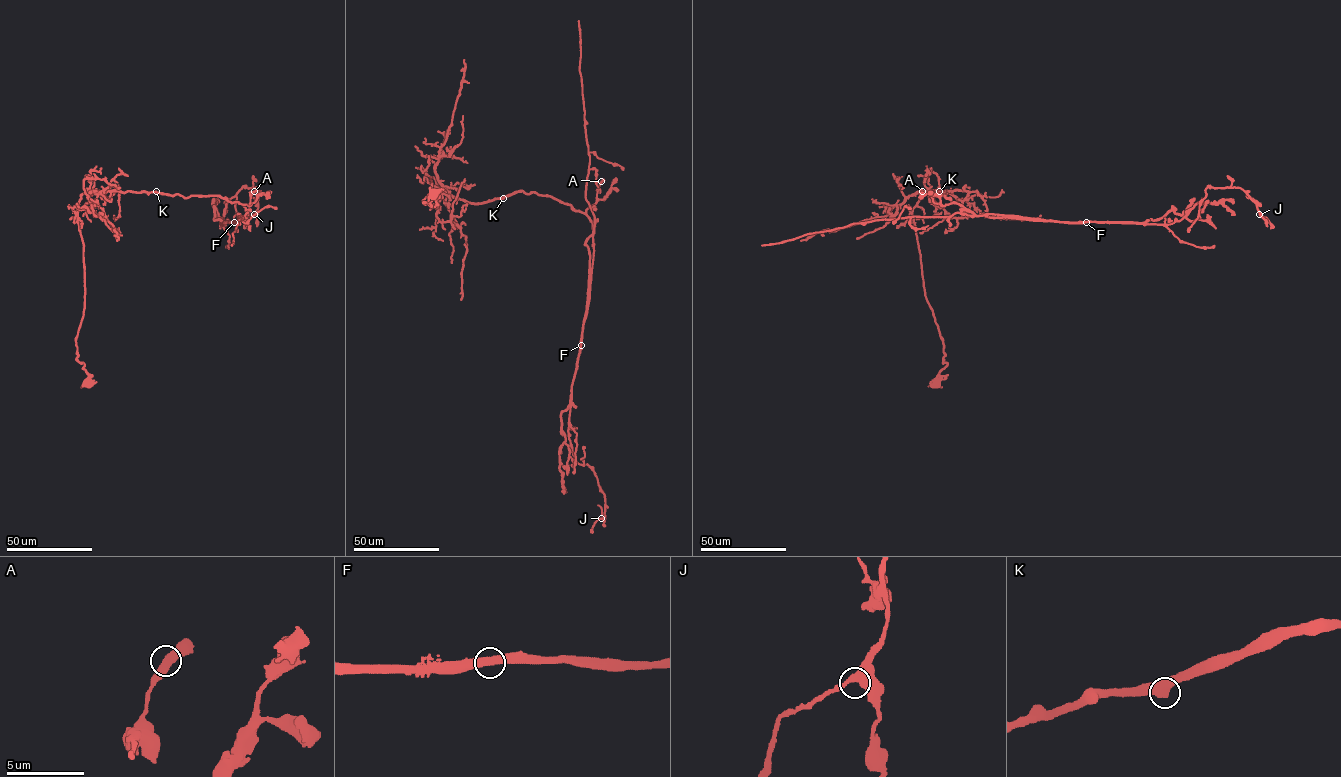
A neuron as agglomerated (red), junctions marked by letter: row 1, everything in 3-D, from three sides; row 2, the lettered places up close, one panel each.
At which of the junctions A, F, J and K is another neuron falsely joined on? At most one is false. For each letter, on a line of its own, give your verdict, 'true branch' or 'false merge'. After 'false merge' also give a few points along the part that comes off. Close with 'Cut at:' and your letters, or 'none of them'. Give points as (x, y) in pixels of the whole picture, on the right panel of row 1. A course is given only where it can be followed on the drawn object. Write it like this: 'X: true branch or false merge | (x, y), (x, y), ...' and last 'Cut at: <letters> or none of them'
A: true branch
F: false merge | (1086, 222), (955, 212), (944, 217), (854, 223), (762, 246)
J: true branch
K: true branch
Cut at: F

